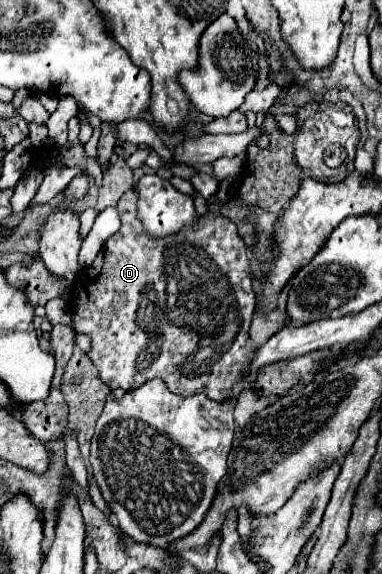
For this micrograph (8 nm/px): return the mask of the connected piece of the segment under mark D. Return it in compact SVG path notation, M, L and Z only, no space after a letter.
M123 193L117 203L121 229L105 241L101 253L92 263L94 277L82 273L76 281L77 287L73 289L69 301L73 331L91 339L87 357L99 371L99 377L111 389L121 387L131 391L145 381L159 377L175 395L187 397L203 393L213 401L237 397L243 391L241 371L255 353L255 343L249 339L255 293L251 287L247 247L237 233L237 225L223 215L207 213L193 229L183 229L175 235L153 239L143 231L143 225L137 219L135 203L137 193Z

